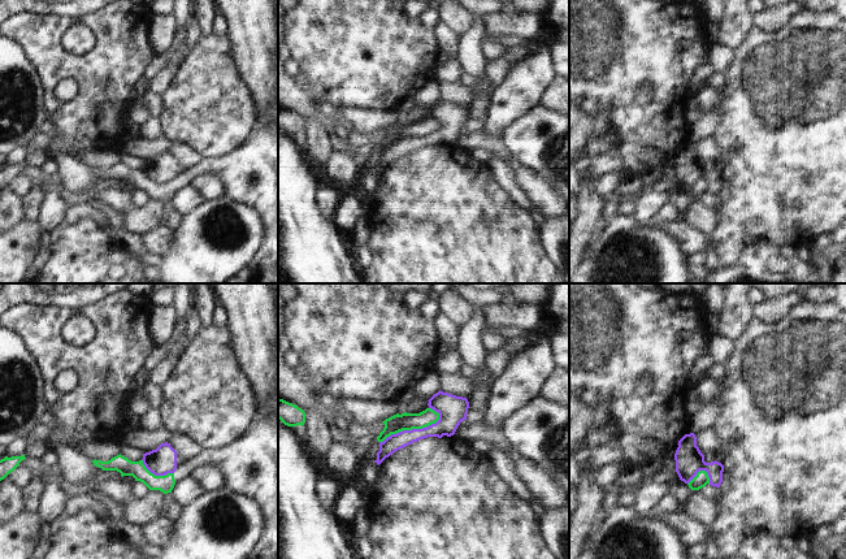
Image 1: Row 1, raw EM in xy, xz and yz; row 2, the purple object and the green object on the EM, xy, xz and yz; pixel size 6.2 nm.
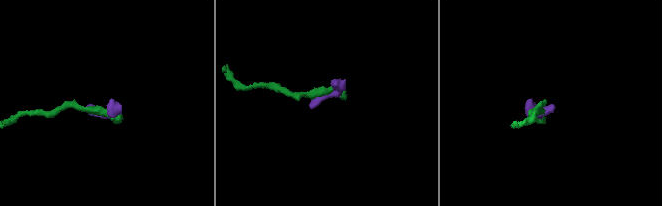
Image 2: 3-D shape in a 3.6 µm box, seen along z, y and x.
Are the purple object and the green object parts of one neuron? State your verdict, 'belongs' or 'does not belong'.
does not belong

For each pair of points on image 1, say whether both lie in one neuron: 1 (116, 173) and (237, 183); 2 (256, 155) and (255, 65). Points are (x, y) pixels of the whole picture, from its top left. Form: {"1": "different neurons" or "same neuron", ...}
{"1": "same neuron", "2": "different neurons"}

